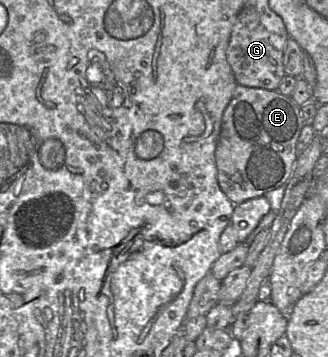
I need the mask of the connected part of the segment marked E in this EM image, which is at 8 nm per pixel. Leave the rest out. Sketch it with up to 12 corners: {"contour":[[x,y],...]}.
{"contour":[[237,84],[215,153],[234,205],[286,185],[305,123]]}

